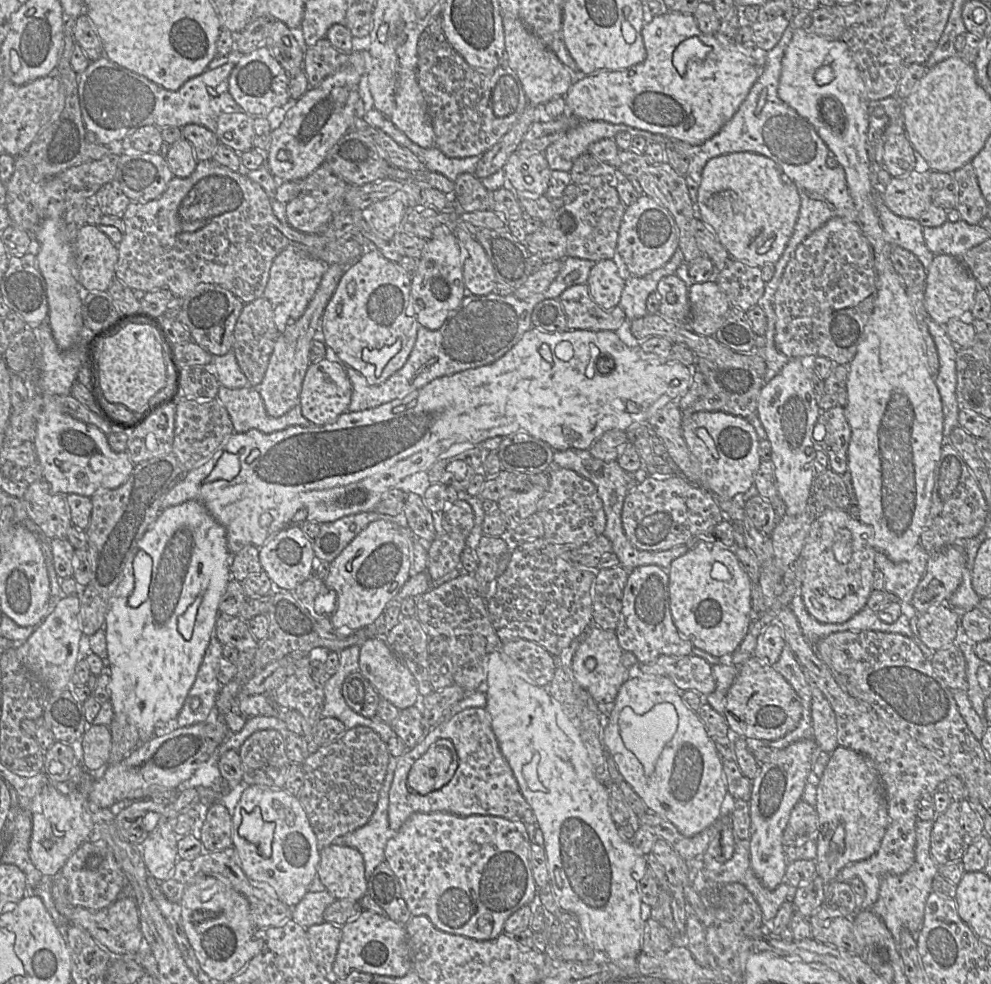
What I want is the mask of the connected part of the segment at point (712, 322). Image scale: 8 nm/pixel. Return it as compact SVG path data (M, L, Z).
M715 281L689 287L691 329L702 336L714 336L723 325L730 303Z

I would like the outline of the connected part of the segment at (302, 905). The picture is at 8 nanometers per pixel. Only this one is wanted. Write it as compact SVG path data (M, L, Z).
M327 890L322 892L307 892L301 901L292 908L292 917L304 928L324 922L324 910L332 904L334 898Z

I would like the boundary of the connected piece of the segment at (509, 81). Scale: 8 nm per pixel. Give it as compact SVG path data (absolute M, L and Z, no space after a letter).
M445 42L419 55L417 81L431 117L435 146L446 156L481 156L492 148L517 122L528 105L522 83L504 59L490 74L471 67Z

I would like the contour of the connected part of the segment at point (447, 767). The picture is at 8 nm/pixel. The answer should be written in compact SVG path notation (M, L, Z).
M438 739L411 766L407 784L411 791L426 795L446 785L458 768L458 757L449 739Z

